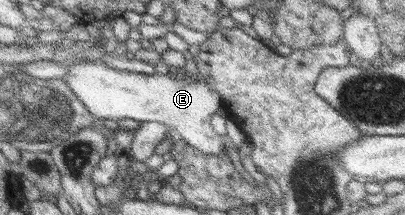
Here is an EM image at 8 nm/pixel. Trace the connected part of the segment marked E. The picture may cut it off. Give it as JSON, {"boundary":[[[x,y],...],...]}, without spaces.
{"boundary":[[[80,62],[68,66],[68,72],[62,79],[78,99],[98,121],[100,120],[137,120],[138,122],[165,124],[176,130],[176,138],[186,142],[195,150],[219,157],[224,153],[224,136],[214,131],[210,124],[211,116],[225,107],[218,93],[212,91],[206,83],[194,78],[155,73],[154,75],[136,74],[136,72],[118,71],[102,62]]]}

